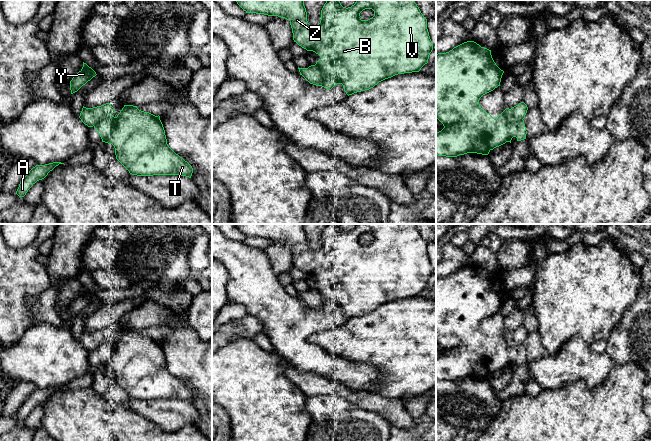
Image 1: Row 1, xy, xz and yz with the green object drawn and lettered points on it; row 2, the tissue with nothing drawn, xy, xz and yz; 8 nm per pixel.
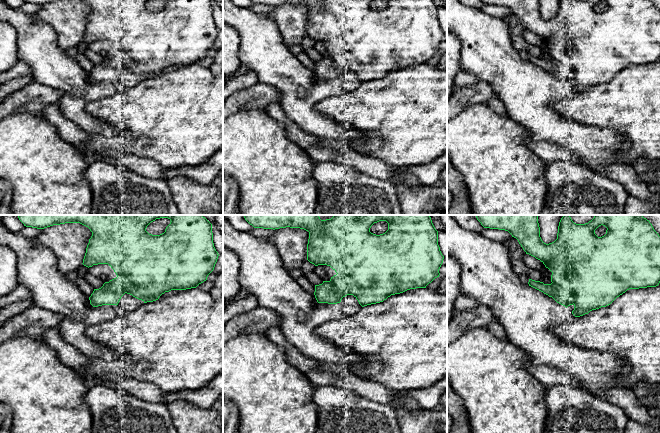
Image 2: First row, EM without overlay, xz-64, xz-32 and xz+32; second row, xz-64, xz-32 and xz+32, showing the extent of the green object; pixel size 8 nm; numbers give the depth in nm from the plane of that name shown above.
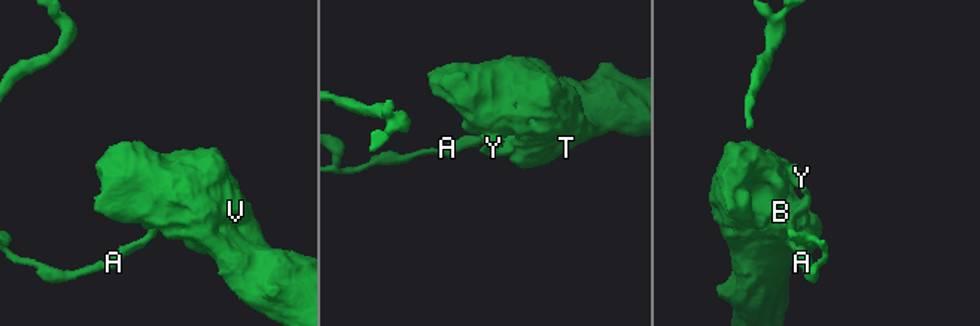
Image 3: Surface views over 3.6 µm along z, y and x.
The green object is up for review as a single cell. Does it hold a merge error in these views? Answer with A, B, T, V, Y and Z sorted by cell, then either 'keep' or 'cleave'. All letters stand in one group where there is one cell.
A Y / B T V Z | cleave

